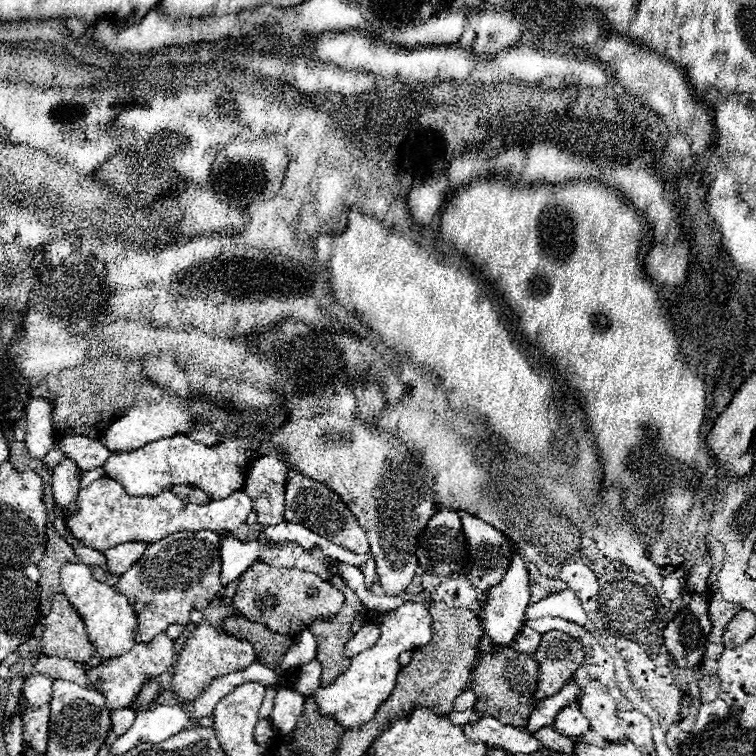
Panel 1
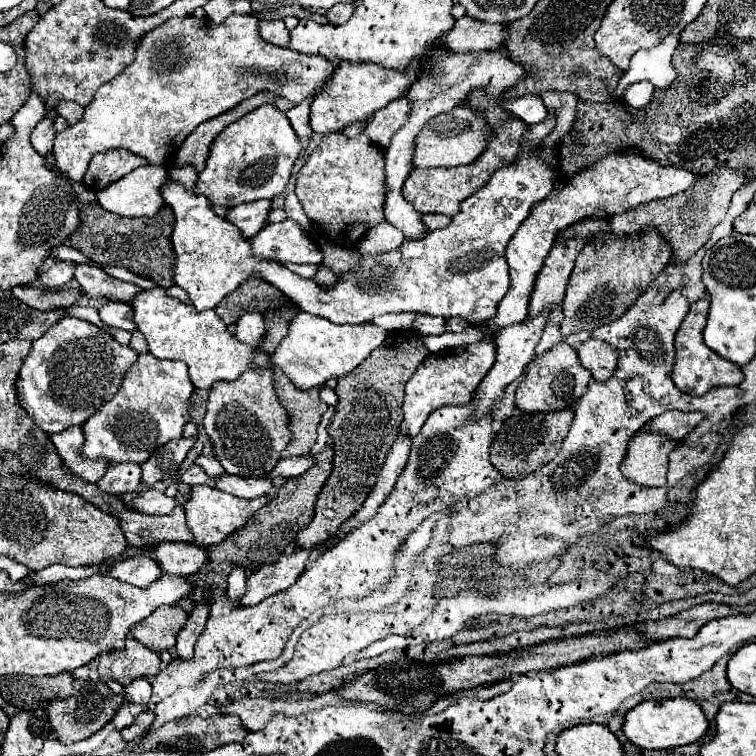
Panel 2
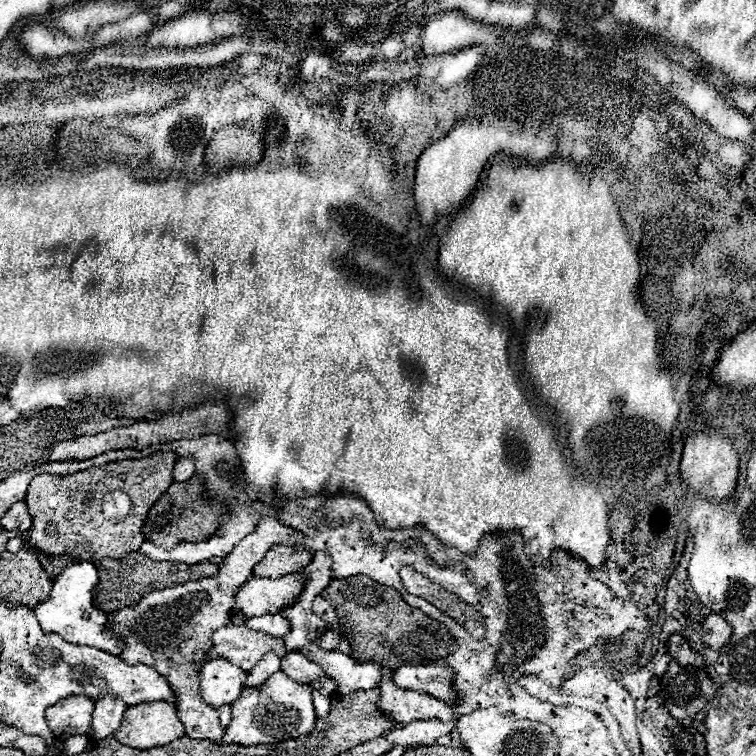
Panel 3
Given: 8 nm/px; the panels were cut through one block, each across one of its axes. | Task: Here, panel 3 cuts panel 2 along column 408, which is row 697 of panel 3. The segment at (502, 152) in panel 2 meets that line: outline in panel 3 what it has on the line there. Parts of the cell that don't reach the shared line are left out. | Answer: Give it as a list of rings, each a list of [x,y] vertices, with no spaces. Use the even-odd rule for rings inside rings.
[[[262,516],[256,530],[246,536],[234,548],[234,552],[230,552],[230,556],[226,556],[216,576],[150,592],[136,606],[122,608],[110,616],[114,632],[126,636],[126,648],[120,658],[126,660],[126,664],[150,664],[160,676],[166,676],[170,690],[176,696],[174,706],[178,708],[178,718],[186,726],[186,736],[202,740],[220,740],[224,736],[224,728],[218,722],[218,712],[200,696],[200,670],[208,660],[206,652],[212,652],[212,634],[214,630],[222,628],[222,624],[234,622],[234,598],[240,586],[252,574],[252,566],[258,564],[258,560],[262,560],[262,556],[274,544],[300,546],[302,540],[304,534],[282,526],[272,516]]]

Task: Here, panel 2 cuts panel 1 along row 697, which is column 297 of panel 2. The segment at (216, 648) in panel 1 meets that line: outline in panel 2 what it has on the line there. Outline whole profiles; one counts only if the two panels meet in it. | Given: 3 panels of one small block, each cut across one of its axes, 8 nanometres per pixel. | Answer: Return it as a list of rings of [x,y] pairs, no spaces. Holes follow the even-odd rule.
[[[336,132],[336,134],[326,134],[320,146],[310,154],[306,164],[300,168],[296,176],[294,192],[302,202],[306,216],[322,228],[322,232],[326,234],[326,238],[330,238],[330,242],[338,242],[338,246],[356,246],[364,238],[366,230],[384,222],[384,210],[382,210],[382,204],[386,200],[384,160],[386,160],[384,148],[374,144],[366,134],[358,138],[346,138],[344,134]]]

